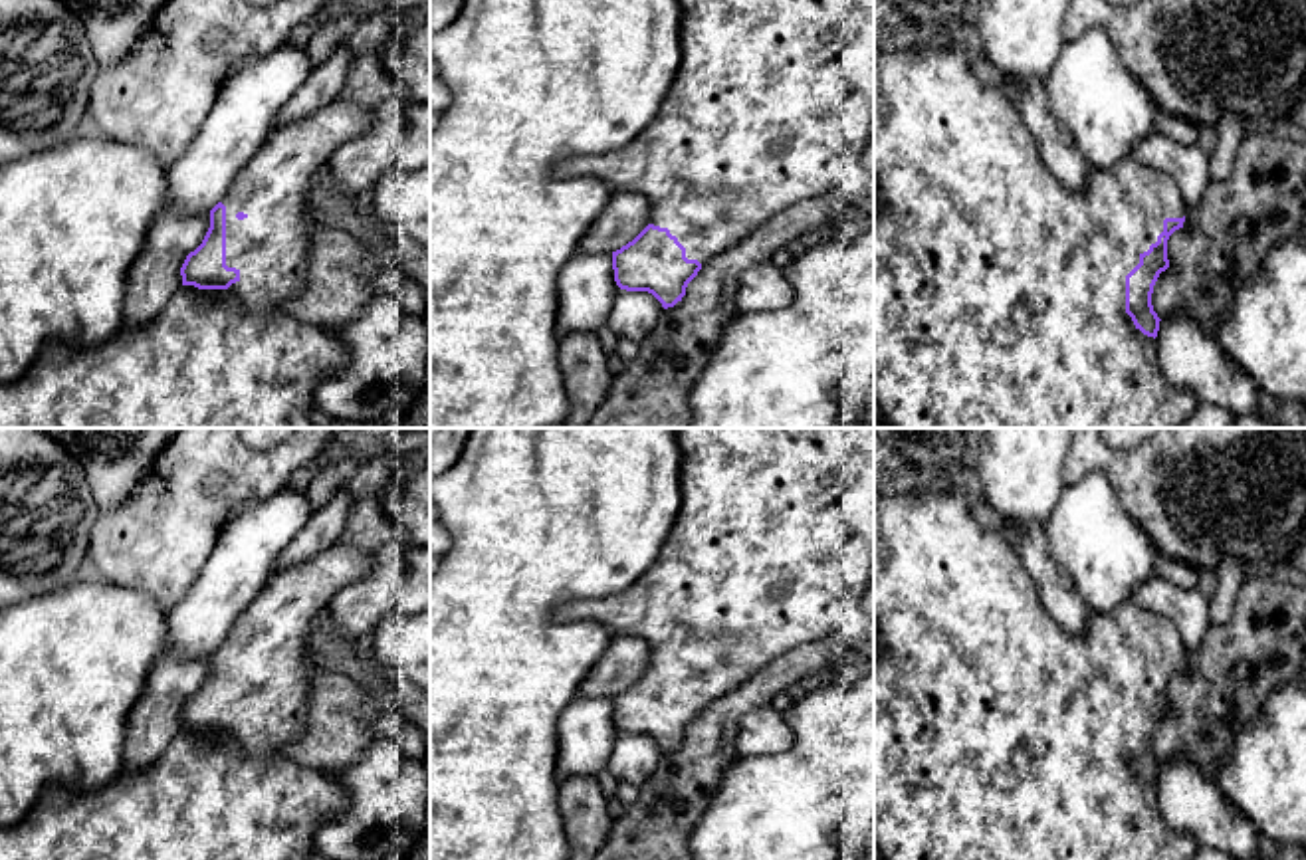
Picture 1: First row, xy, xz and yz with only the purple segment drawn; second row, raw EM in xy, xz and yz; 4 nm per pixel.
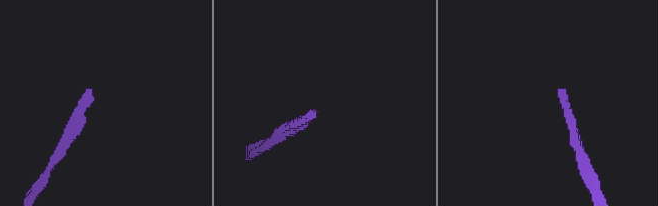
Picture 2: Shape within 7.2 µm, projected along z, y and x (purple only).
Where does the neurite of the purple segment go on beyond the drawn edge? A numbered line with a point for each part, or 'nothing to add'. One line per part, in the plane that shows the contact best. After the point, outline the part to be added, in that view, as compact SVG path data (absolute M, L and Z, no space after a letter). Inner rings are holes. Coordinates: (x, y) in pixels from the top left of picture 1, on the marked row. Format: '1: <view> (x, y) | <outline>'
1: yz (999, 296) | M922 42L898 52L880 52L874 48L874 400L880 406L882 420L894 428L1179 428L1195 410L1197 398L1191 390L1171 384L1159 363L1157 341L1143 335L1126 313L1126 275L1140 264L1140 256L1157 242L1165 218L1183 218L1187 206L1177 182L1155 168L1124 157L1112 168L1088 170L1082 190L1064 188L1040 161L1036 143L1023 123L1015 103L1011 103L995 85L981 81L969 65L967 54L953 44Z

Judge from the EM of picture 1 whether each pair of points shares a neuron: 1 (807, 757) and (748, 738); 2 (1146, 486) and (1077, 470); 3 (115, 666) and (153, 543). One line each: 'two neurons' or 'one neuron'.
1: two neurons
2: one neuron
3: two neurons

